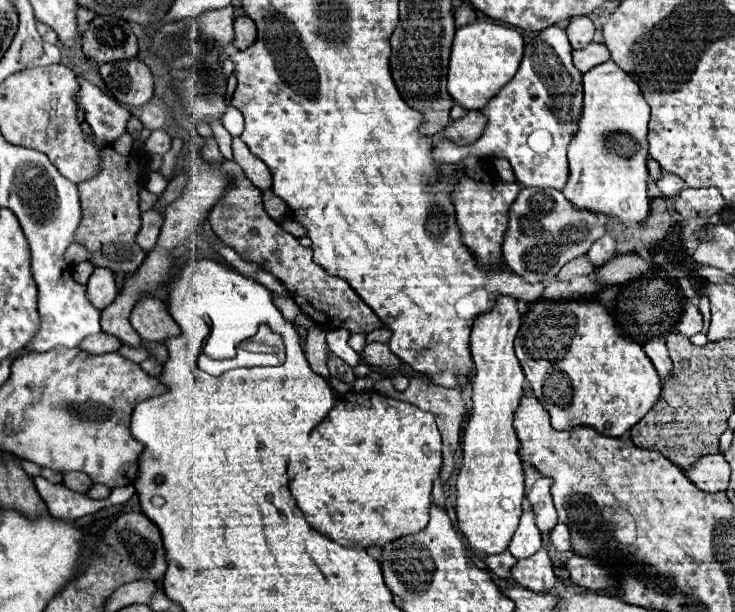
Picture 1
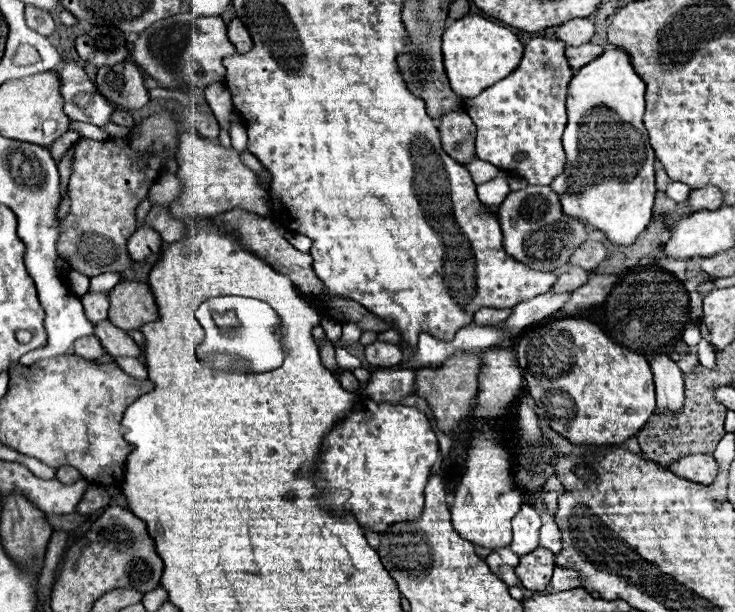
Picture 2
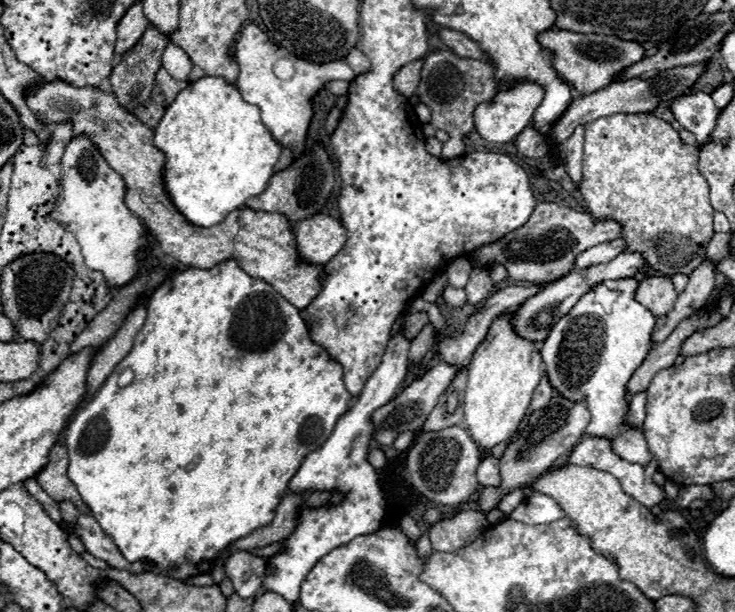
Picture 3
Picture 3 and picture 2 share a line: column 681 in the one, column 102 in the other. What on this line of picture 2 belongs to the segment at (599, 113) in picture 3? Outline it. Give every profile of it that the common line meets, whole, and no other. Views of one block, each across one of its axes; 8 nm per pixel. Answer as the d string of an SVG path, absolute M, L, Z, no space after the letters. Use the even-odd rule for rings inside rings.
M132 62L98 68L96 88L104 98L128 110L142 108L150 100L144 86L142 70Z

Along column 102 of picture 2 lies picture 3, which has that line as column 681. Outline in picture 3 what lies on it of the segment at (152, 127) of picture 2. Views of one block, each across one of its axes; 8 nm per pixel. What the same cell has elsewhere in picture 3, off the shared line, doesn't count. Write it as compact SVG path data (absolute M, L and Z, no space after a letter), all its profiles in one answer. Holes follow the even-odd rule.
M612 114L612 116L604 116L598 118L590 124L586 124L586 140L584 140L584 172L582 172L582 182L580 182L580 192L584 196L584 202L590 210L590 216L594 220L616 220L622 222L624 226L624 234L622 238L628 242L628 252L642 252L648 266L662 272L664 276L674 276L674 274L692 274L694 268L698 268L704 258L706 258L706 246L714 236L714 228L712 228L712 218L714 218L714 208L710 206L710 186L706 182L706 178L700 174L698 170L698 146L690 146L684 144L678 136L678 132L664 122L662 118L654 116L654 114Z

